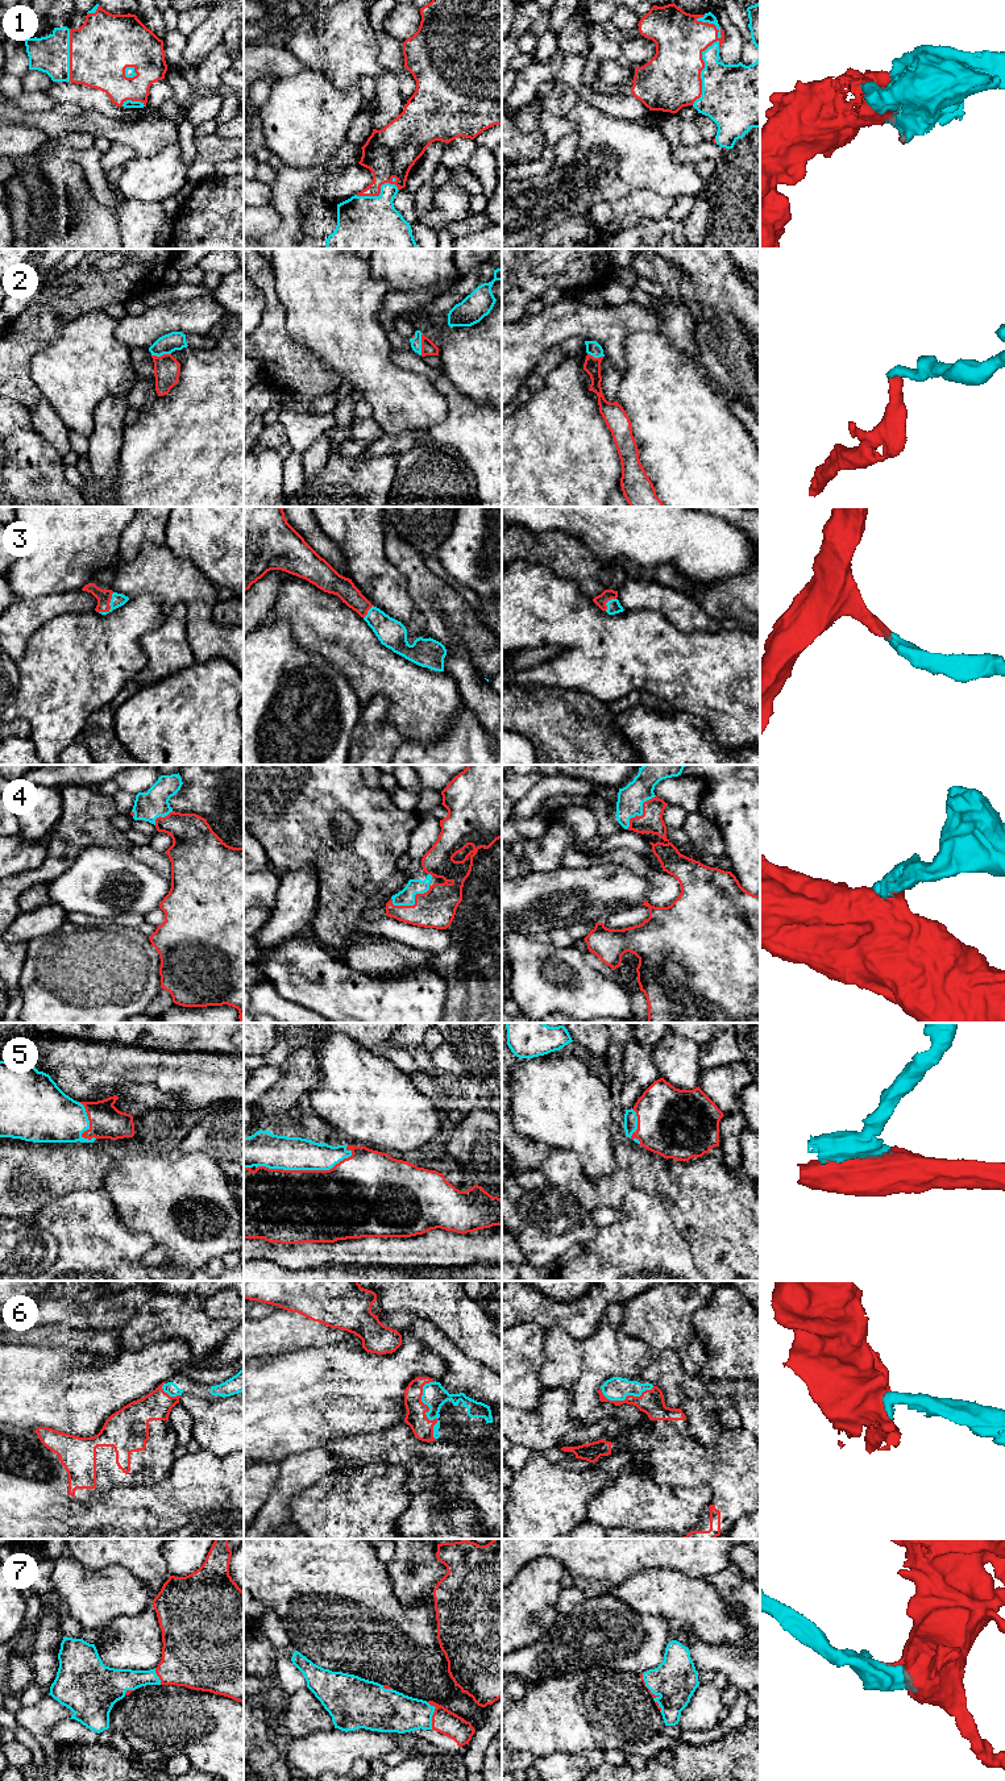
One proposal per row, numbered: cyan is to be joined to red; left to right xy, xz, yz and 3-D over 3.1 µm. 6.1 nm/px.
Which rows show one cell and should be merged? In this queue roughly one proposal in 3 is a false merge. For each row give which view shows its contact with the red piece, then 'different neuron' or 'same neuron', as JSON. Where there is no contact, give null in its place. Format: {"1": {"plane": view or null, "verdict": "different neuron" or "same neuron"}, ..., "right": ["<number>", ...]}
{"1": {"plane": "yz", "verdict": "same neuron"}, "2": {"plane": "xz", "verdict": "same neuron"}, "3": {"plane": "xy", "verdict": "same neuron"}, "4": {"plane": "xz", "verdict": "same neuron"}, "5": {"plane": "xz", "verdict": "same neuron"}, "6": {"plane": "xz", "verdict": "same neuron"}, "7": {"plane": "xz", "verdict": "same neuron"}, "right": ["1", "2", "3", "4", "5", "6", "7"]}

